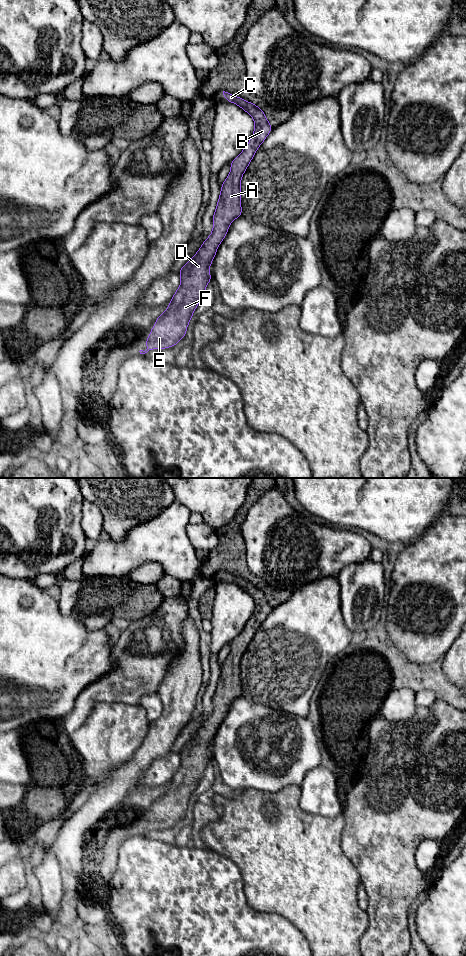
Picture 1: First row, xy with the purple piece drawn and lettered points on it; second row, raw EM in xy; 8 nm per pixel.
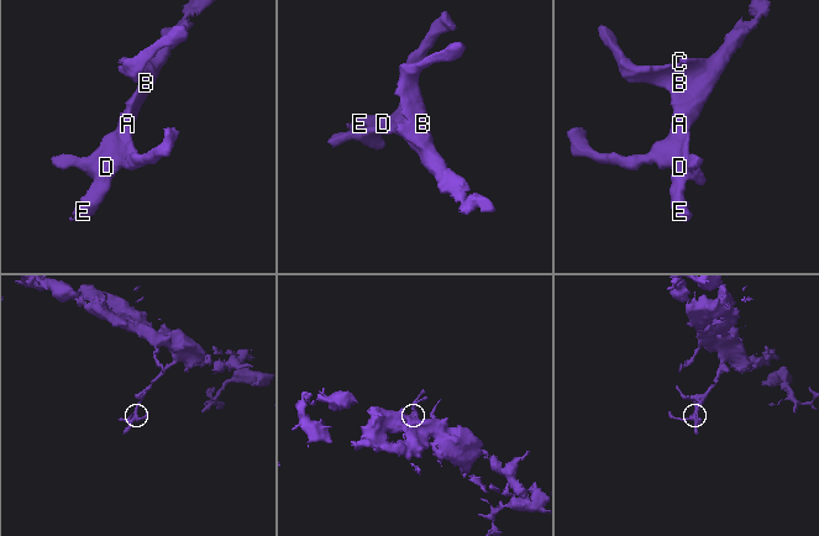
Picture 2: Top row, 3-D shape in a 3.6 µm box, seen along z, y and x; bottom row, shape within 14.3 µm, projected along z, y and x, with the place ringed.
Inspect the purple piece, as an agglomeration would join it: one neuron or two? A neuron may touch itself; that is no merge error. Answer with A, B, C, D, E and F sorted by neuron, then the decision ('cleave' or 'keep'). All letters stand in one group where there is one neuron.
A B C D E F; keep

